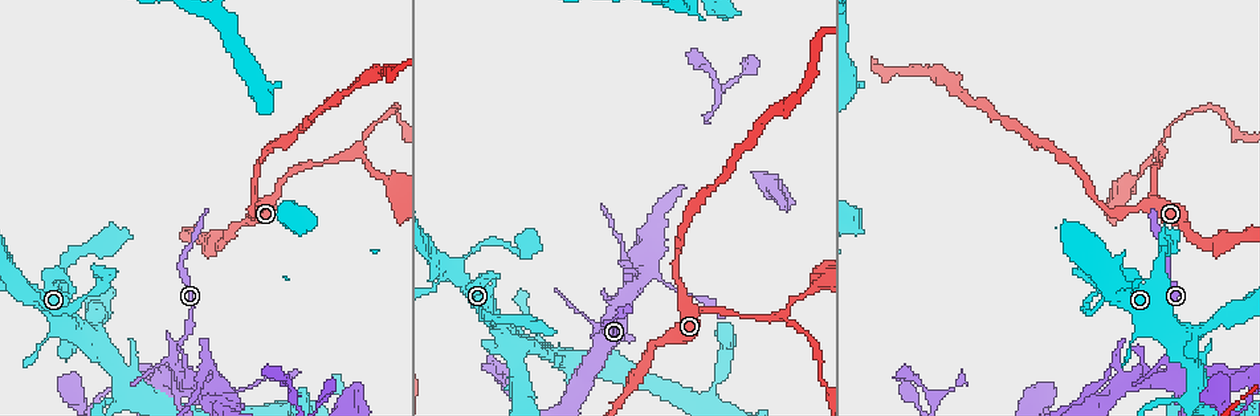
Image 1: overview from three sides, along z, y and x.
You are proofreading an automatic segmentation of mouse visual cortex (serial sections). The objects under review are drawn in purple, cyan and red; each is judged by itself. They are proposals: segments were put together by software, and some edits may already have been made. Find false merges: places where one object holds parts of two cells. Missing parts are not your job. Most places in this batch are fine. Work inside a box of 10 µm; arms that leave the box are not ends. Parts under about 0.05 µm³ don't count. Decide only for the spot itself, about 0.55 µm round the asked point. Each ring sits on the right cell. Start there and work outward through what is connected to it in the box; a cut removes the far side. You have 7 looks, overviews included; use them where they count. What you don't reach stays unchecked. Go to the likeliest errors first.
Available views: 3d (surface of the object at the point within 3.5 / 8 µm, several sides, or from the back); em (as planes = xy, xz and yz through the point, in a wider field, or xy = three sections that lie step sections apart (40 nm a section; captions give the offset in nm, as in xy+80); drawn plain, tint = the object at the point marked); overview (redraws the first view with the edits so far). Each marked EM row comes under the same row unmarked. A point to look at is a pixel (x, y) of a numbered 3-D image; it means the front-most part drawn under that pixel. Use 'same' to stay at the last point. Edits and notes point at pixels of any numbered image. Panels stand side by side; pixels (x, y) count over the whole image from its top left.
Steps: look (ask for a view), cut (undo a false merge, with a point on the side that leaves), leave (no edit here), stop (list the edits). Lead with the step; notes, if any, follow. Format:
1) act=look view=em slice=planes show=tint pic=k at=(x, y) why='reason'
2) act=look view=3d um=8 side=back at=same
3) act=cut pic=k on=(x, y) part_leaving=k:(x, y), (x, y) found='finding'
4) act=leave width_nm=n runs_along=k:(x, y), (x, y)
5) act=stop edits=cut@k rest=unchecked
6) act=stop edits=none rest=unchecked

act=look view=3d um=3.5 side=back pic=1 at=(778, 316) why='three-way junction'

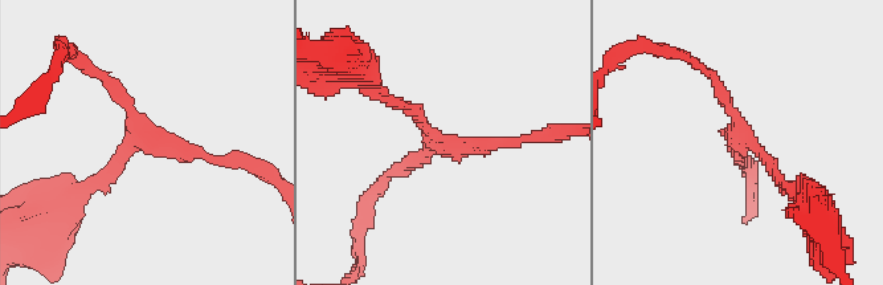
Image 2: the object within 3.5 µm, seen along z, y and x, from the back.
act=look view=em slice=xy step=5 show=tint pic=2 at=(733, 138) arms=3 arm_widths_nm=150,150,150

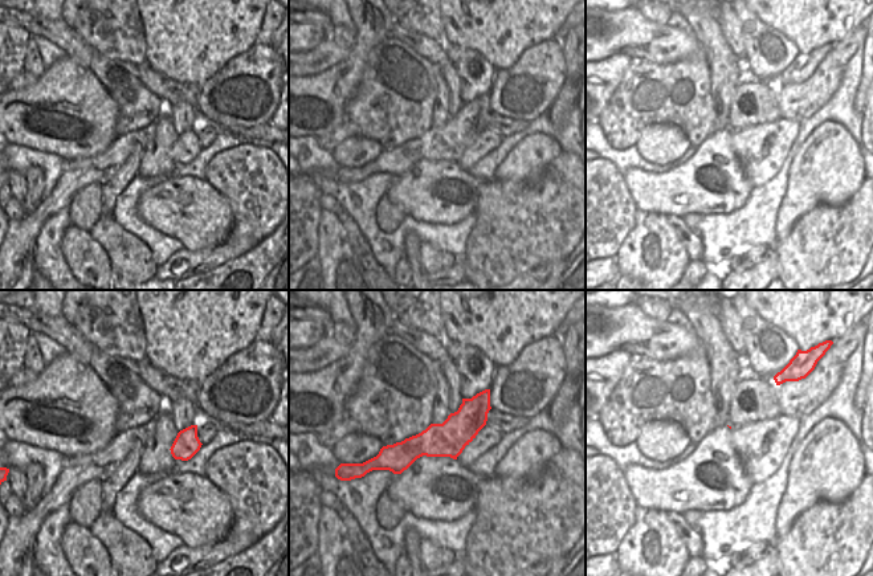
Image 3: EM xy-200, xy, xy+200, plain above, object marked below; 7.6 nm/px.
act=leave found='one cell here'

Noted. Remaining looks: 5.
act=look view=3d um=3.5 pic=1 at=(444, 274) why='four arms meet'

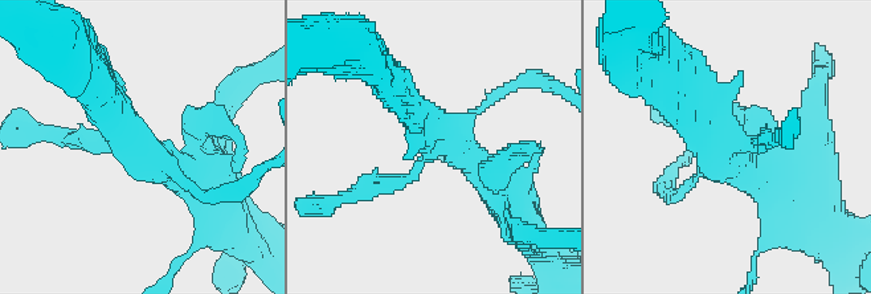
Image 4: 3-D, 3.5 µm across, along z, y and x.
act=look view=em slice=xy step=3 show=tint pic=4 at=(431, 146) why='now the EM'

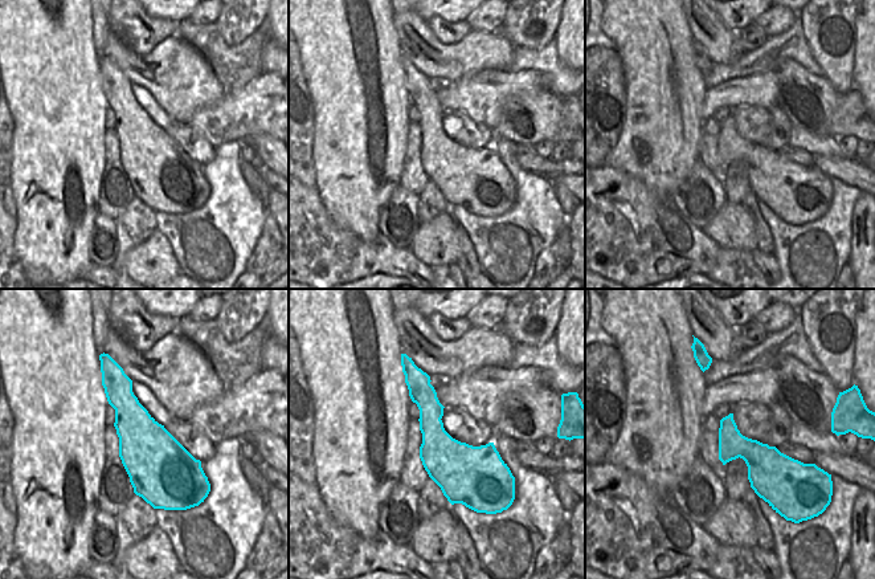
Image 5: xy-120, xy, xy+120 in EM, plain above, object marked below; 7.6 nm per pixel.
act=leave runs_along=4:(203, 171), (77, 130) found='continuous, no second cell'

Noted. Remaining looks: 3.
act=look view=3d um=8 pic=1 at=(83, 334)

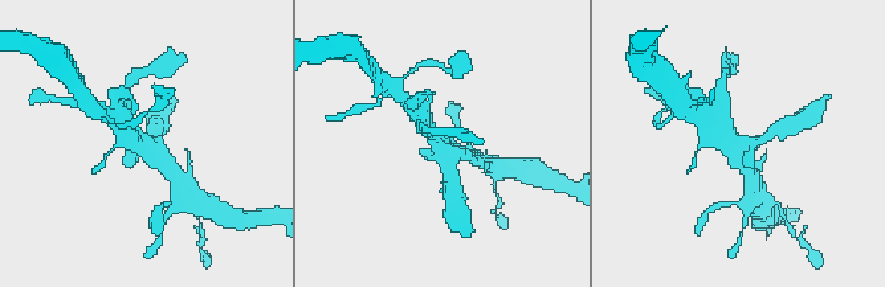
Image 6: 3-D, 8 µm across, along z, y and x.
act=look view=3d um=3.5 at=same why='closer look'

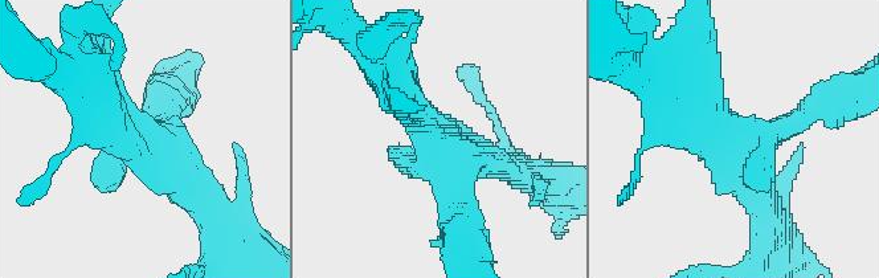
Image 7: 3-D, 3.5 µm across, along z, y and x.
act=look view=em slice=xy step=2 show=tint pic=7 at=(445, 144)

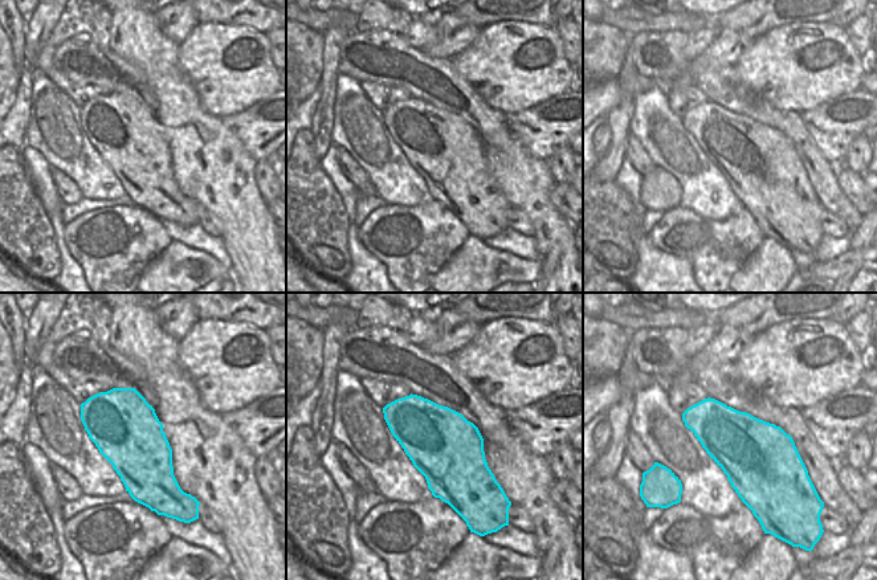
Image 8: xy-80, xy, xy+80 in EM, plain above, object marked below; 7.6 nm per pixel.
act=leave width_nm=550 runs_along=7:(102, 101), (203, 203) found='all the same cell'

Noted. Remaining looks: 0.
act=stop edits=none rest=unchecked

